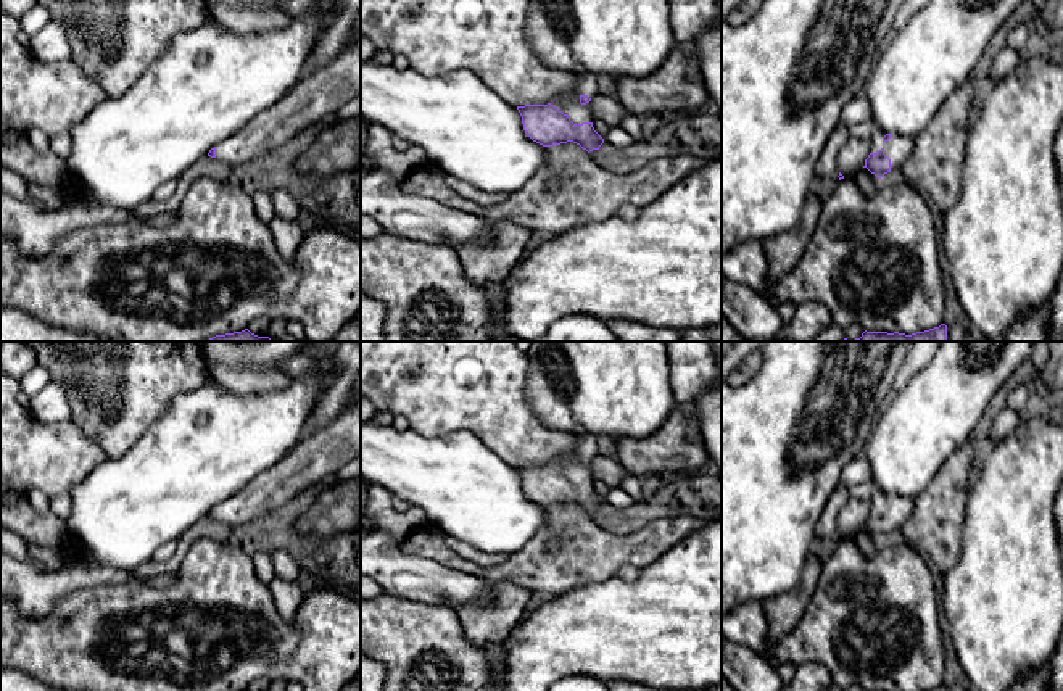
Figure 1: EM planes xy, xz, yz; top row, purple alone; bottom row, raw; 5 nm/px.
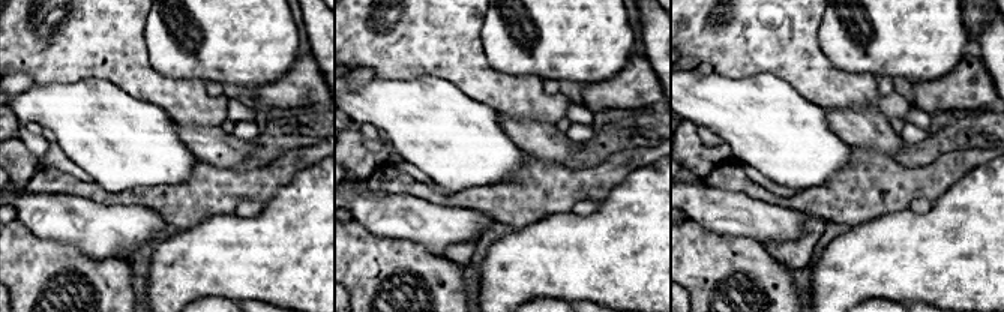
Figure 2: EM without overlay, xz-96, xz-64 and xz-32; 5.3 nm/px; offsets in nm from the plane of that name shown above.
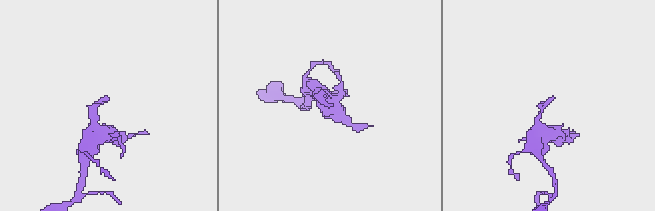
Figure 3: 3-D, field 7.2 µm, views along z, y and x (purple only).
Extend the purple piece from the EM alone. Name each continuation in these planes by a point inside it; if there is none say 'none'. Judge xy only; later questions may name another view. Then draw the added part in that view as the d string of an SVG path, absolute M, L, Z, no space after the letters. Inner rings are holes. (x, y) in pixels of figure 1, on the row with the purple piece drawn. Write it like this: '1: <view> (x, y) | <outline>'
1: xy (319, 95) | M361 34L330 63L303 76L279 101L216 145L216 159L235 168L264 156L304 129L332 118L358 95L361 95Z

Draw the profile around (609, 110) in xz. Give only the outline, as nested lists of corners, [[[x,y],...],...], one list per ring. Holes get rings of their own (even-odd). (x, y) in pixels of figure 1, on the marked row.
[[[601,93],[591,98],[589,106],[593,118],[604,121],[610,127],[620,126],[622,119],[630,113],[618,100]]]

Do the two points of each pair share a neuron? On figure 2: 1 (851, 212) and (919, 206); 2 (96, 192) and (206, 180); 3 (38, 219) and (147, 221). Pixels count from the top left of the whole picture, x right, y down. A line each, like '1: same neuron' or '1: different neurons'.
1: different neurons
2: same neuron
3: same neuron

